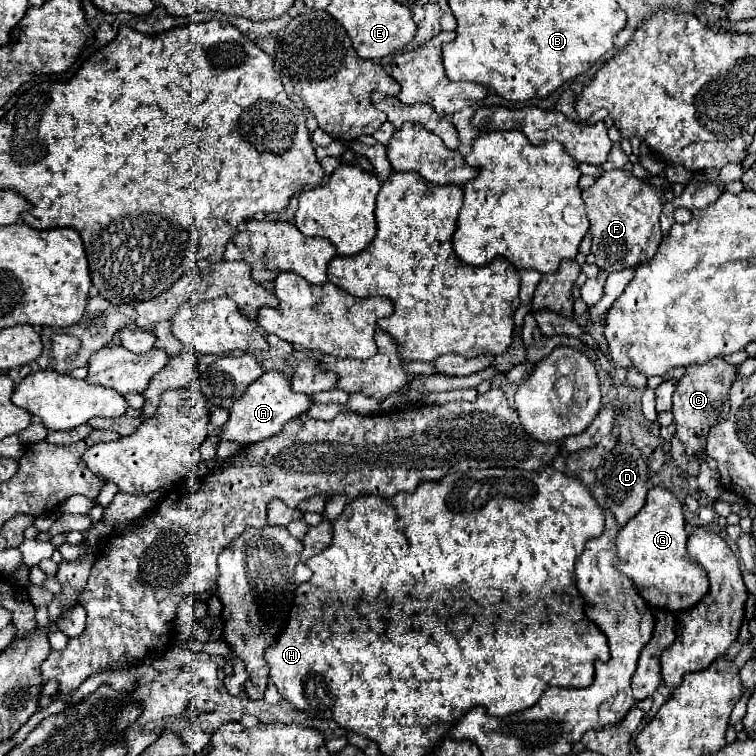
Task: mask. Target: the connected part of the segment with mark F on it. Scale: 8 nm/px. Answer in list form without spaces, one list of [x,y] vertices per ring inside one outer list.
[[[618,168],[602,172],[594,186],[582,192],[582,200],[590,220],[592,254],[596,256],[596,266],[600,270],[620,272],[624,268],[634,268],[636,264],[652,260],[662,240],[658,218],[664,206],[664,196],[658,188],[636,178],[630,170]]]

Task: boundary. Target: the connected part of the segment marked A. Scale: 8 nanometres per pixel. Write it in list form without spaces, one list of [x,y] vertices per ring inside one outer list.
[[[276,370],[262,374],[250,388],[246,388],[244,396],[234,402],[230,408],[228,422],[220,428],[220,440],[230,440],[236,444],[254,444],[264,438],[270,438],[282,430],[288,420],[294,420],[298,414],[304,414],[312,406],[312,398],[306,394],[292,392],[290,380]]]

